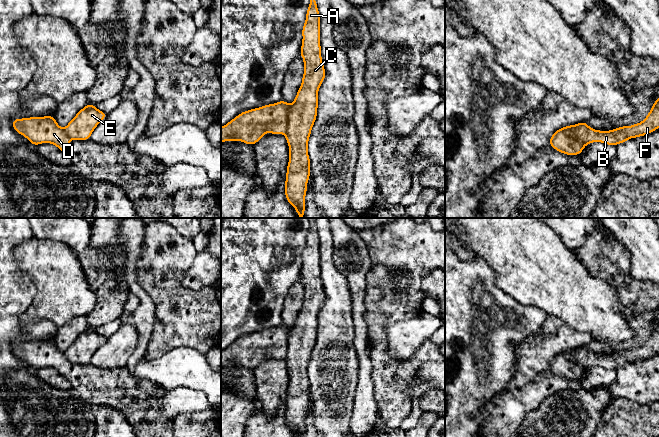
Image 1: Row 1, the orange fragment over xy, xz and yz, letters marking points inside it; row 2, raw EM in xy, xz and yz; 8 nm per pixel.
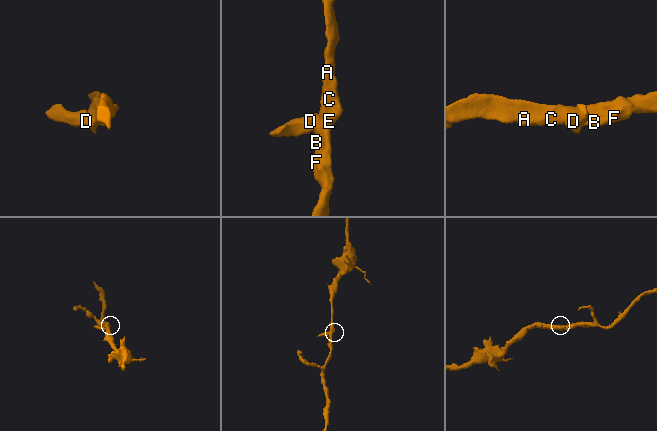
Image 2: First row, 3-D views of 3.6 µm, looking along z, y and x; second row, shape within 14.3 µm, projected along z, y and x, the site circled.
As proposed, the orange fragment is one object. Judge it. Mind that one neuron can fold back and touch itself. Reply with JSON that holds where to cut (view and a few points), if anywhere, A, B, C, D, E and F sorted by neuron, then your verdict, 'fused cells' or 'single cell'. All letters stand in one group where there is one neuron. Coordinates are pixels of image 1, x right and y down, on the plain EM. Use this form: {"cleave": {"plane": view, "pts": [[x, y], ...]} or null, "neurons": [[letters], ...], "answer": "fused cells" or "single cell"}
{"cleave": {"plane": "xz", "pts": [[292, 329], [288, 339], [288, 351], [284, 358]]}, "neurons": [["A", "B", "C", "E", "F"], ["D"]], "answer": "fused cells"}

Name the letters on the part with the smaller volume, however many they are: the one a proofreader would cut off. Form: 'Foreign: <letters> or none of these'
Foreign: D

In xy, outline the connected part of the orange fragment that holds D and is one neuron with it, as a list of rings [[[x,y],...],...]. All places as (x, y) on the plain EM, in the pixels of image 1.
[[[54,340],[13,343],[13,353],[33,369],[51,367],[66,379],[69,378],[70,361],[61,352]]]

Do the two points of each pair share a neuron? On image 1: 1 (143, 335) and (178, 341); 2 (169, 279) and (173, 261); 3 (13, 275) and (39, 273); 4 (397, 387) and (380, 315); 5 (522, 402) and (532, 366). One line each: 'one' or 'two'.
1: two
2: one
3: two
4: one
5: two

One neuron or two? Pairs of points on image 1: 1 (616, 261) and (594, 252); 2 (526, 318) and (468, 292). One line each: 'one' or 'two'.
1: one
2: one

